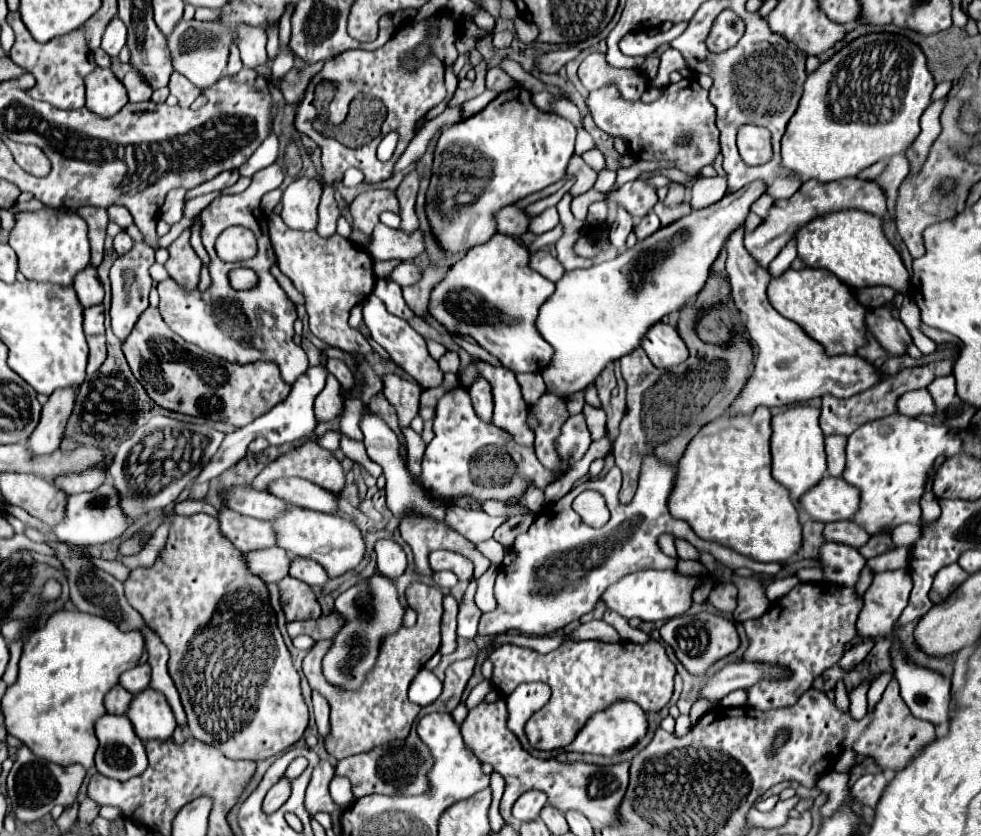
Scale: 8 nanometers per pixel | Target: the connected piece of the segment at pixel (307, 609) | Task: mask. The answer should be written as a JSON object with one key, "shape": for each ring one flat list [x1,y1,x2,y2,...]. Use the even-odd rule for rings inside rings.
{"shape":[[286,575,280,583,280,603,286,613,286,621,296,619,318,619,322,615,320,603,310,585]]}

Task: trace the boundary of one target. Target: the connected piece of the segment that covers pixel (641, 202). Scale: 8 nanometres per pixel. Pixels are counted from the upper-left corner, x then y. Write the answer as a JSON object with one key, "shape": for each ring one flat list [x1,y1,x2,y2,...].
{"shape":[[632,181,618,191,612,191,608,201,626,207,626,211,634,219,640,219,652,211,652,207,658,203,658,195,654,185,648,185,644,181]]}

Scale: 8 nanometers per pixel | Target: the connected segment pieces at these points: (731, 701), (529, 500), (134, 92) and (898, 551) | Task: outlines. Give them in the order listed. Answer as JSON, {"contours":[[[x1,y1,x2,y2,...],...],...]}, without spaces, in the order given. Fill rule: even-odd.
{"contours":[[[736,690,735,692,727,695,727,700,721,700,720,704,724,707,738,707,745,705,747,702,746,690]],[[530,487,528,493,526,493,526,497,524,497,524,503,526,503,530,509,540,511,542,505,544,505,544,491,540,491,540,489,536,489,536,487]],[[134,67,124,75,122,83,124,83,124,87,126,87,126,91,128,91,128,99,130,99,132,103,146,101,146,99,150,99,150,95,152,95,152,87,150,87,148,81,142,77,142,73,140,73,138,69,134,69]],[[896,547,894,551,888,551,884,555,878,555,878,557,872,557,868,559,866,567,876,575,876,573,882,573,882,571,894,571,894,569,902,569,908,565,908,549,906,547]]]}

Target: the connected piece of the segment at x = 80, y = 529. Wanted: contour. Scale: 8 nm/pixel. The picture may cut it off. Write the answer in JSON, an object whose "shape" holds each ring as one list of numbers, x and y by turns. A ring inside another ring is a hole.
{"shape":[[106,479,104,485,100,485,98,489,90,491,90,493,78,493,78,495,70,495,68,497,68,507,66,507,66,521,56,525,52,531,58,535,60,541,66,543,74,543,80,547,88,547,88,545,104,545,108,541,116,541,124,535,124,531,134,523,132,517,128,517,122,507,120,507,120,497,118,491,114,489,112,481]]}

